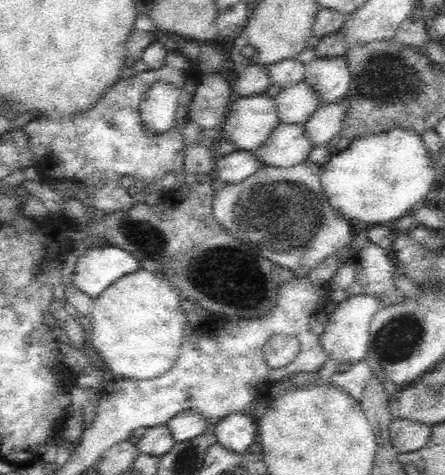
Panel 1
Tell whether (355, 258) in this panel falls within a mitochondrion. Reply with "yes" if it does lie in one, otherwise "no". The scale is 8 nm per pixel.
no

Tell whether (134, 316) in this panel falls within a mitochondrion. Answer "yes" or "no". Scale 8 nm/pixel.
no

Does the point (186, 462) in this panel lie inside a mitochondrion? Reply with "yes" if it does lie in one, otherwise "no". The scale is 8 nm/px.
yes

